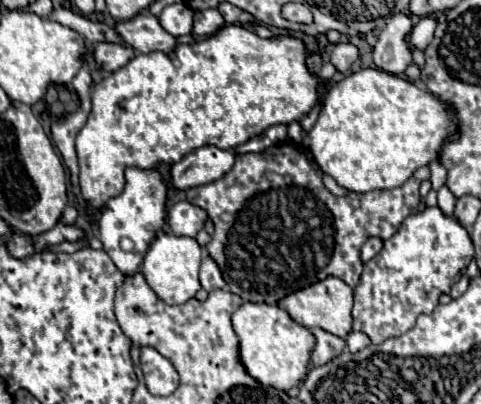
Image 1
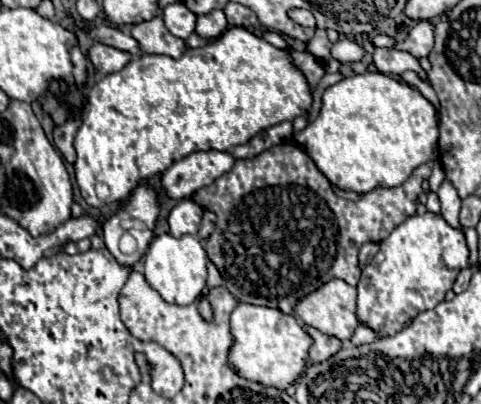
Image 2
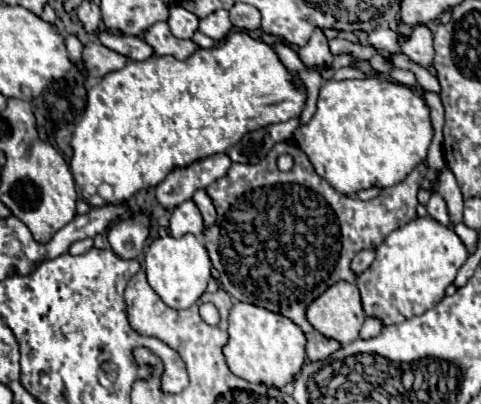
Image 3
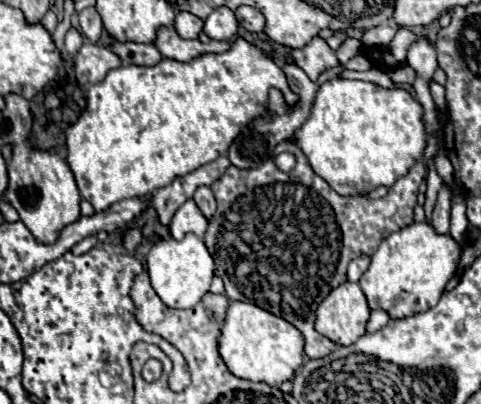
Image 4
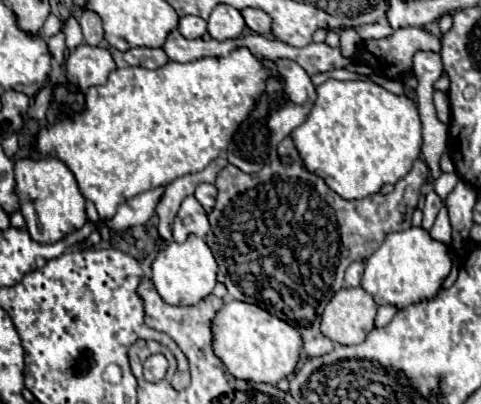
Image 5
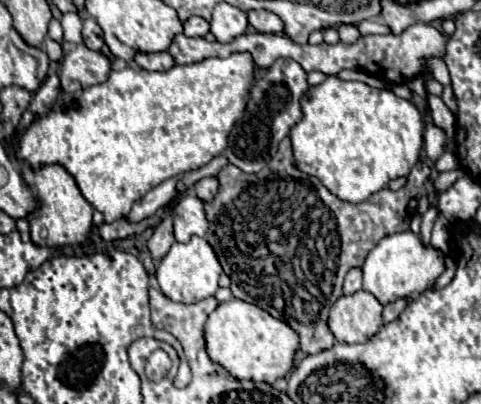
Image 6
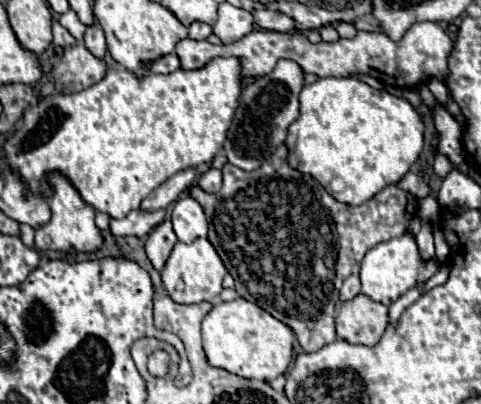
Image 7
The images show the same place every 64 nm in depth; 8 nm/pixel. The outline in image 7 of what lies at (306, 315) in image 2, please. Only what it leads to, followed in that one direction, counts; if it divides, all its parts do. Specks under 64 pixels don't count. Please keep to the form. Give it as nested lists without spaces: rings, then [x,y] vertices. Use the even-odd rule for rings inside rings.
[[[364,294],[344,302],[336,314],[336,332],[350,344],[376,346],[388,324],[388,306],[374,302]]]

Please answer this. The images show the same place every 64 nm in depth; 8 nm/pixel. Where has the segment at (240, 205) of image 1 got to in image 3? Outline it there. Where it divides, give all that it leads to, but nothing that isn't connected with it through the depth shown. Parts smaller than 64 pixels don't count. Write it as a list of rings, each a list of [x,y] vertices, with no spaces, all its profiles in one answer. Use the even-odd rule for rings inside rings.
[[[292,142],[276,144],[272,152],[268,152],[264,162],[260,164],[232,164],[226,176],[222,176],[220,180],[212,182],[206,188],[206,192],[210,194],[216,206],[218,218],[216,218],[216,224],[204,232],[204,244],[214,268],[220,272],[222,288],[240,302],[262,306],[270,312],[278,312],[290,318],[304,332],[308,340],[306,344],[308,358],[312,362],[328,358],[332,352],[340,348],[340,344],[336,340],[328,340],[326,336],[322,336],[320,332],[312,328],[312,324],[306,318],[308,304],[312,304],[316,296],[322,296],[332,284],[340,280],[354,282],[354,274],[350,272],[352,258],[360,250],[368,250],[368,248],[374,250],[388,236],[388,232],[406,224],[406,216],[408,216],[408,222],[416,218],[416,206],[418,206],[416,194],[420,190],[420,182],[424,176],[426,176],[426,166],[418,164],[408,174],[406,180],[390,188],[384,188],[380,198],[364,202],[364,200],[350,198],[336,192],[324,178],[320,178],[314,172],[308,156]],[[280,152],[292,154],[294,168],[290,172],[278,170],[276,158]],[[222,250],[234,250],[234,254],[226,256],[222,254]]]

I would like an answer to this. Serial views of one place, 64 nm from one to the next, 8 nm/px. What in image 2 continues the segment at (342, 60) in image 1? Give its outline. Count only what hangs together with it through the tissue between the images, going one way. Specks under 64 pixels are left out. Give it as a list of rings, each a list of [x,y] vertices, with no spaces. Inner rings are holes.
[[[348,38],[332,44],[332,58],[340,60],[340,62],[358,62],[358,60],[362,60],[364,54],[366,54],[364,48]]]

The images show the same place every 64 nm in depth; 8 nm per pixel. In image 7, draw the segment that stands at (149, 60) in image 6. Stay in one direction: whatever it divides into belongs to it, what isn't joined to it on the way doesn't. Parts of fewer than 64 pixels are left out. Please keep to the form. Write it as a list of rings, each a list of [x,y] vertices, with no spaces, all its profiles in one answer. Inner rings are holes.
[[[176,54],[162,56],[156,62],[152,62],[152,66],[150,66],[150,72],[156,72],[156,74],[170,74],[174,70],[180,70],[180,60]]]

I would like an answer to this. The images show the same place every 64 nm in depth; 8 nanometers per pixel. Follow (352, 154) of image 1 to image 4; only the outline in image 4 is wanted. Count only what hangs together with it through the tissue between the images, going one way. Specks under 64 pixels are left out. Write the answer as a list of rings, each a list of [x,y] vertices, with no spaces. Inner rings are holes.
[[[332,78],[324,82],[316,94],[310,118],[294,132],[294,142],[306,154],[312,170],[324,178],[340,196],[366,196],[378,186],[392,186],[404,176],[426,148],[426,132],[422,124],[422,106],[402,88],[380,88],[372,82]]]

